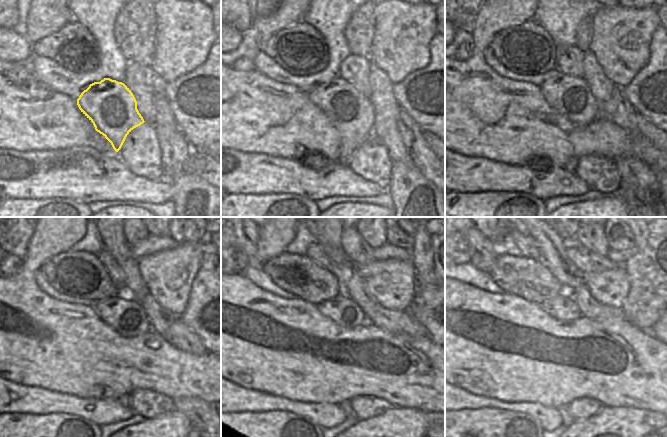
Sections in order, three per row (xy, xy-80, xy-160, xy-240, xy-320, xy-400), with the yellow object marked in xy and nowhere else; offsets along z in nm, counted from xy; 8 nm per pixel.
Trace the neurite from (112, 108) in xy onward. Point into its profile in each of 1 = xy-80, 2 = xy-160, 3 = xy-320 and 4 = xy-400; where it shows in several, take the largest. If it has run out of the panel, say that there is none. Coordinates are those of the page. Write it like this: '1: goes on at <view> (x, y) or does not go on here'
1: goes on at xy-80 (351, 112)
2: goes on at xy-160 (569, 95)
3: goes on at xy-320 (342, 310)
4: goes on at xy-400 (564, 308)

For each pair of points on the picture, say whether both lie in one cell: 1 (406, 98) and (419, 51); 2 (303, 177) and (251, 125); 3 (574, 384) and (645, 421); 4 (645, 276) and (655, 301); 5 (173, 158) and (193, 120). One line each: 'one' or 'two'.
1: two
2: two
3: two
4: one
5: two

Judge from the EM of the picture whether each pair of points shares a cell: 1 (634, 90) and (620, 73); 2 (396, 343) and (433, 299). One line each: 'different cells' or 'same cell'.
1: different cells
2: different cells

